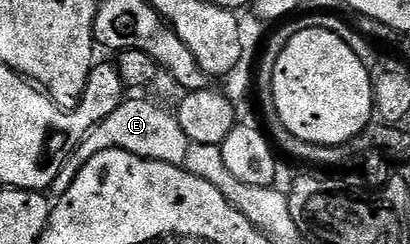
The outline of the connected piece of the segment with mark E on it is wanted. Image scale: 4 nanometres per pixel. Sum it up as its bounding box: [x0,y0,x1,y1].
[48,98,191,198]

